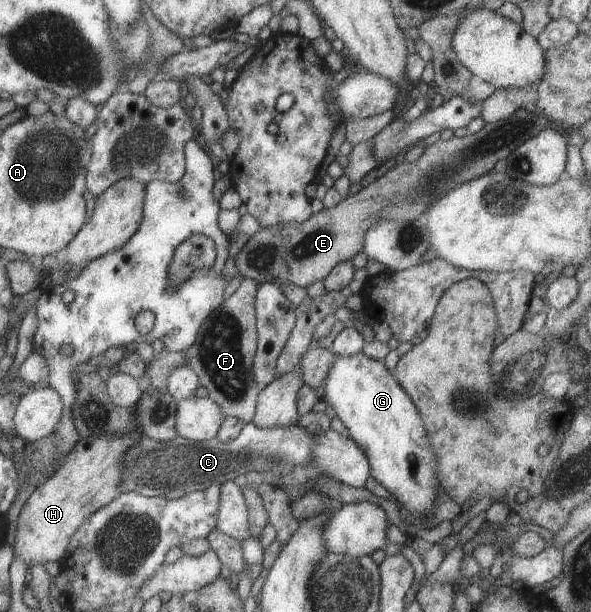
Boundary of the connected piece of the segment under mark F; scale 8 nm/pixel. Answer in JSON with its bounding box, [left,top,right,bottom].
[182,278,262,424]

